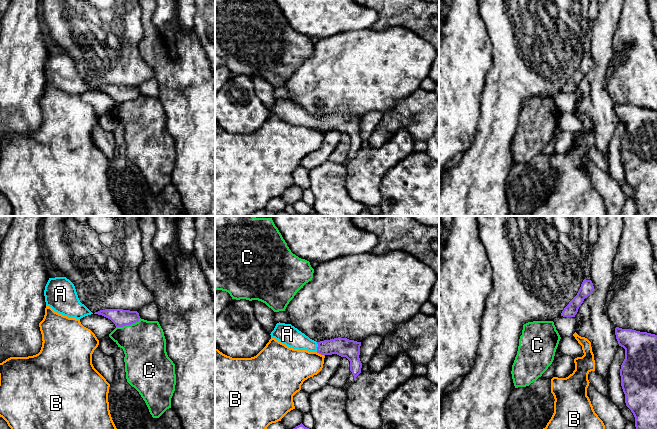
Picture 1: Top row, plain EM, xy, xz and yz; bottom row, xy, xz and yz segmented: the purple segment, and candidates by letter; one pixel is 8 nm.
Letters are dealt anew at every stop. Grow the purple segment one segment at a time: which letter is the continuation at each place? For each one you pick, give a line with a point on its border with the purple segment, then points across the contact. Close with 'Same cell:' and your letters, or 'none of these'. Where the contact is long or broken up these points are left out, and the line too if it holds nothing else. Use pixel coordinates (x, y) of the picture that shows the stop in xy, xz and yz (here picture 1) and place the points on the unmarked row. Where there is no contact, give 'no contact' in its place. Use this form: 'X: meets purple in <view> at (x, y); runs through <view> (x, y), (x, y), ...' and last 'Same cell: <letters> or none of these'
A: meets purple in xz at (317, 123); runs through xz (343, 123), (317, 123), (301, 118), (289, 111)
Same cell: A

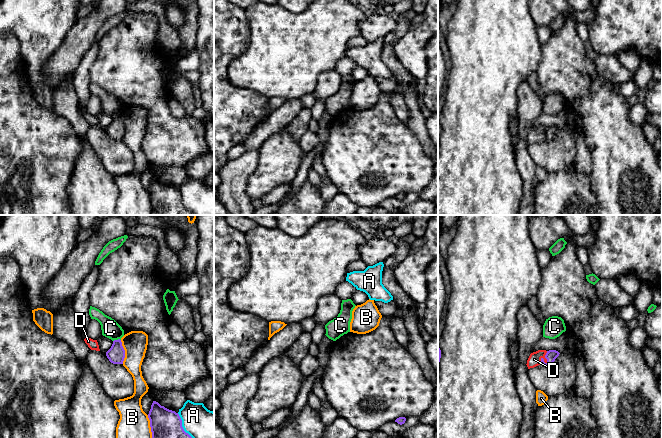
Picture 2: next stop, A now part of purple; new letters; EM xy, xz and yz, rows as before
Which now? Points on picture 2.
Same cell: none of these

